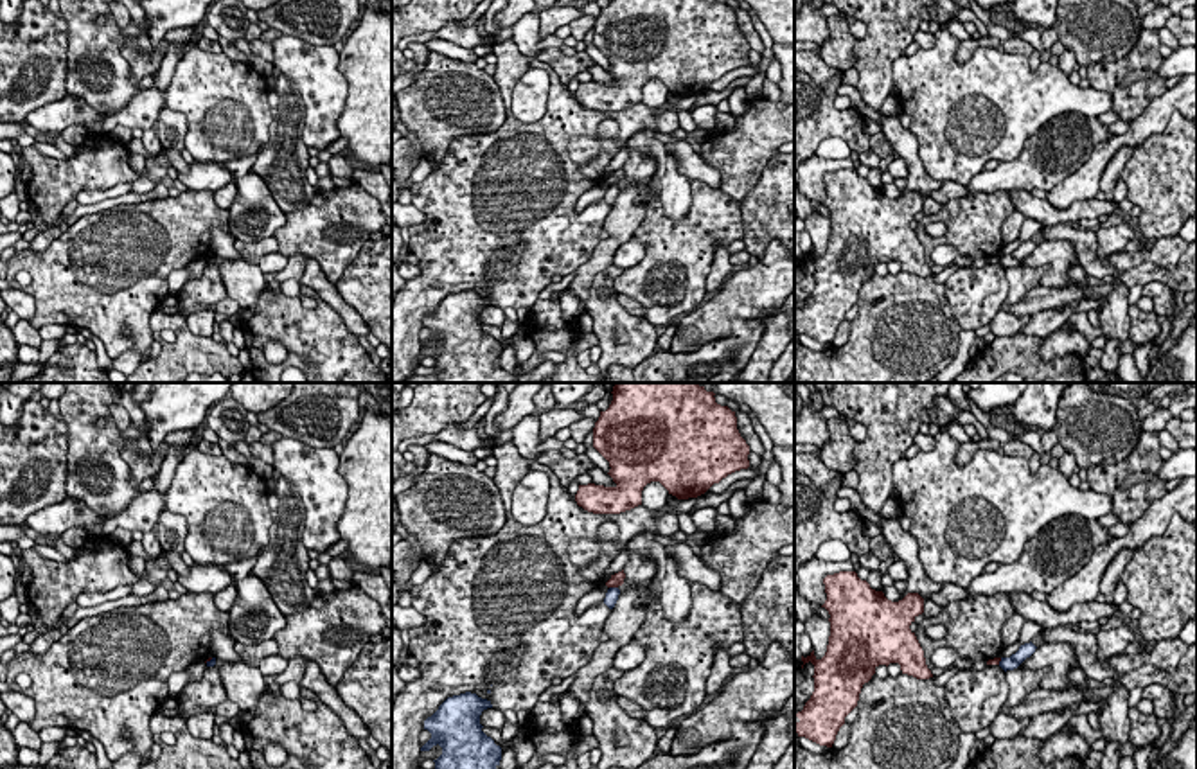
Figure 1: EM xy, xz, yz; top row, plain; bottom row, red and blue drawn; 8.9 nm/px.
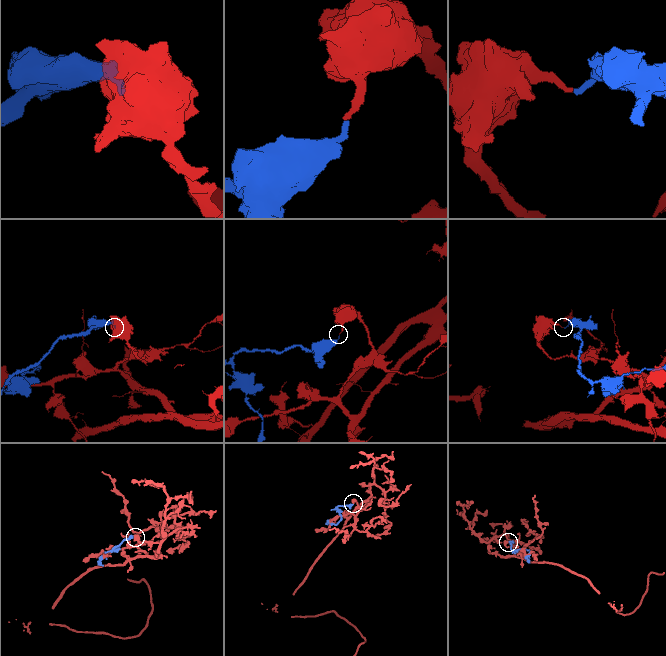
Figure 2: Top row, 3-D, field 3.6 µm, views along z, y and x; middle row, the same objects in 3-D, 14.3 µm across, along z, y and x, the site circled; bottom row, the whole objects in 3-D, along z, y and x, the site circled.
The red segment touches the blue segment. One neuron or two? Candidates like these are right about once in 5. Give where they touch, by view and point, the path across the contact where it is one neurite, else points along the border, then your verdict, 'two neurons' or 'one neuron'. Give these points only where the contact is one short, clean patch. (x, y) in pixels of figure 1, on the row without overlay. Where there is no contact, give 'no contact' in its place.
meets red in xz at (613, 184); border along xz (610, 184), (617, 185); two neurons

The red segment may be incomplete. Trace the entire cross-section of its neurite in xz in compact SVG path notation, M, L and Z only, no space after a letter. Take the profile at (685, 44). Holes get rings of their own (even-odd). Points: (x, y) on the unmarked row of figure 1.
M611 0L600 9L593 25L593 45L609 59L615 84L579 83L575 99L593 111L620 111L642 102L642 88L660 79L678 97L697 95L728 72L749 65L749 43L737 27L737 14L728 4L717 0Z

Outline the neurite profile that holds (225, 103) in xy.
M191 47L165 90L165 106L187 117L185 149L194 162L225 164L268 144L268 93L266 77L250 63Z

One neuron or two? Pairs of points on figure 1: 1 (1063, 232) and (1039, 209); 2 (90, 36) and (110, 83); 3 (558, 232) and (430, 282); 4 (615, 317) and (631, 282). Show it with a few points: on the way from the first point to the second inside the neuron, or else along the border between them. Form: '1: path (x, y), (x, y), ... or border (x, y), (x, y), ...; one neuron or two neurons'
1: border (1068, 221), (1045, 227); two neurons
2: path (92, 47), (99, 72); one neuron
3: path (525, 229), (484, 229), (462, 250); one neuron
4: border (624, 270), (613, 284), (615, 293); two neurons

